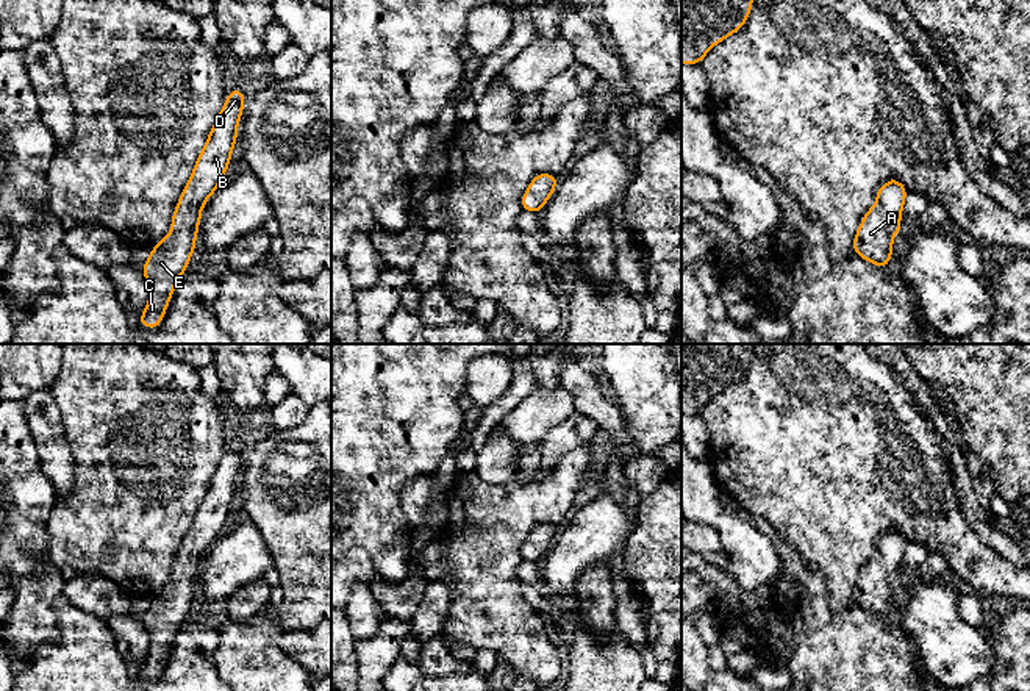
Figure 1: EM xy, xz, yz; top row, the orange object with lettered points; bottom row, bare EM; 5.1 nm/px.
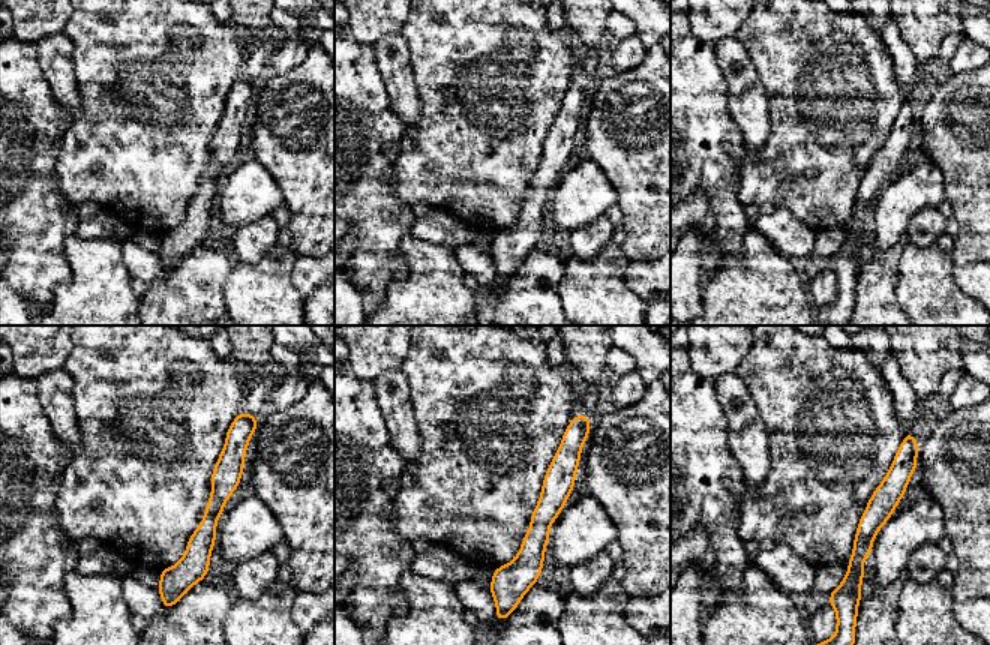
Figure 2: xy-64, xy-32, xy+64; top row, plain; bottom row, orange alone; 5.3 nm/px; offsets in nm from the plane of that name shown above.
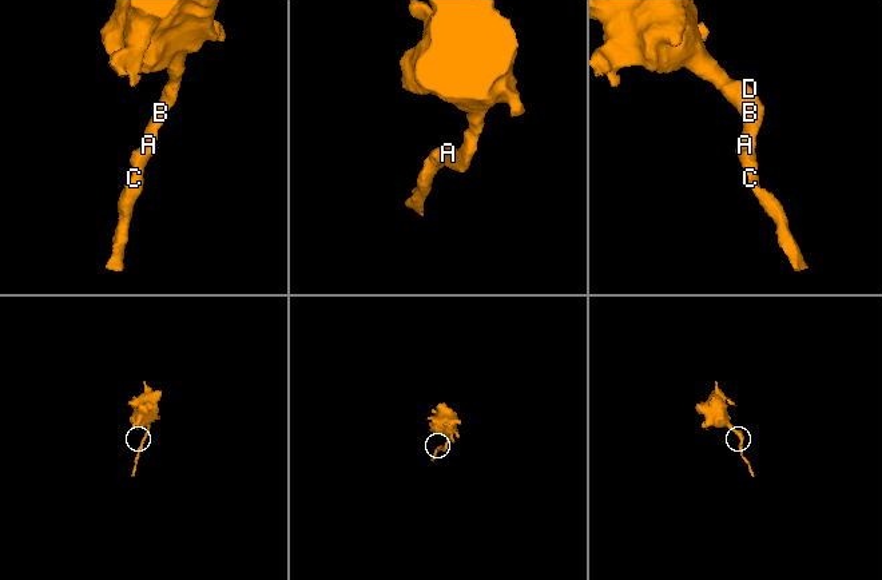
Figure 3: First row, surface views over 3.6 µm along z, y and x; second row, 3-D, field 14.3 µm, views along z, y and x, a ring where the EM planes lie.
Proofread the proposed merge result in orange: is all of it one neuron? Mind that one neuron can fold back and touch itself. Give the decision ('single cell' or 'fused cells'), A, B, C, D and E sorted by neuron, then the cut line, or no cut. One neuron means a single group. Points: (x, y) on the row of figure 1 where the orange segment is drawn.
single cell | A B C D E | no cut

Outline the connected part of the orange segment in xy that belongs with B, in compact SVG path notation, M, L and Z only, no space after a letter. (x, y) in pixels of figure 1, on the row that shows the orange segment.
M234 88L227 97L192 169L192 175L180 195L169 235L152 247L150 258L142 267L142 274L150 285L150 297L139 317L142 327L156 328L161 325L173 288L188 269L195 249L202 208L220 186L222 177L230 166L242 108L244 92Z

